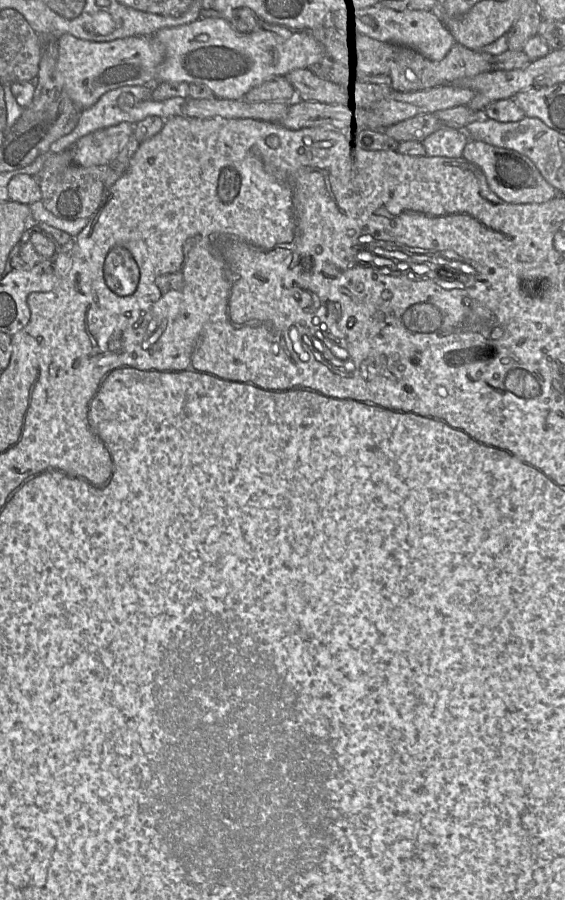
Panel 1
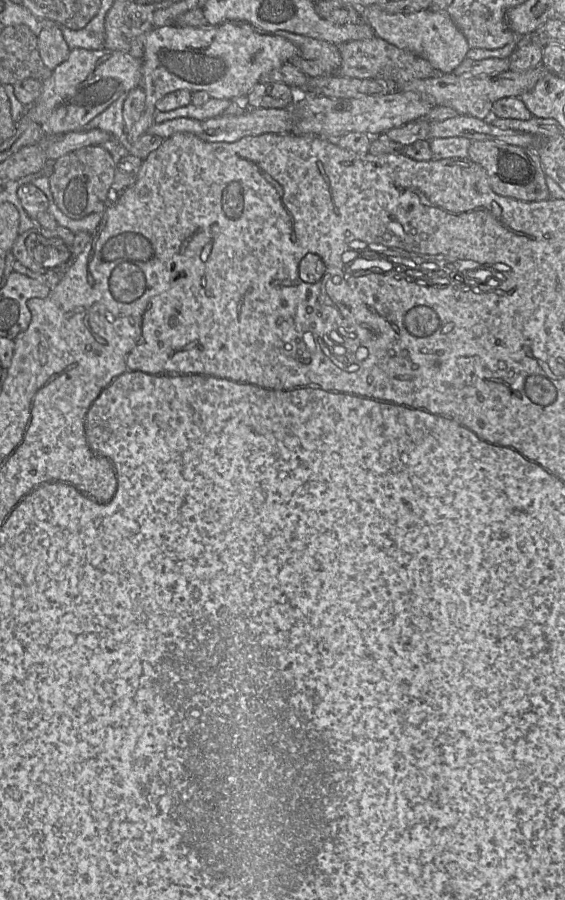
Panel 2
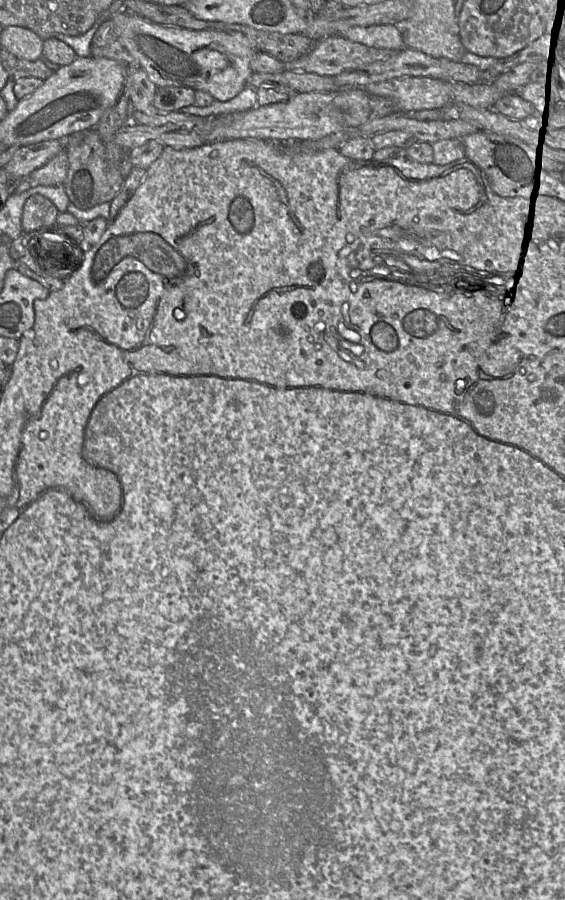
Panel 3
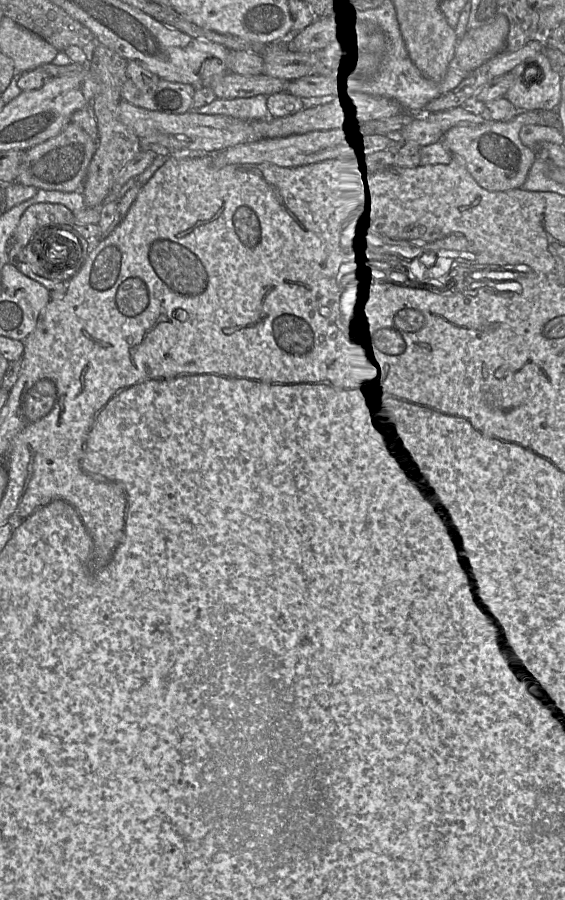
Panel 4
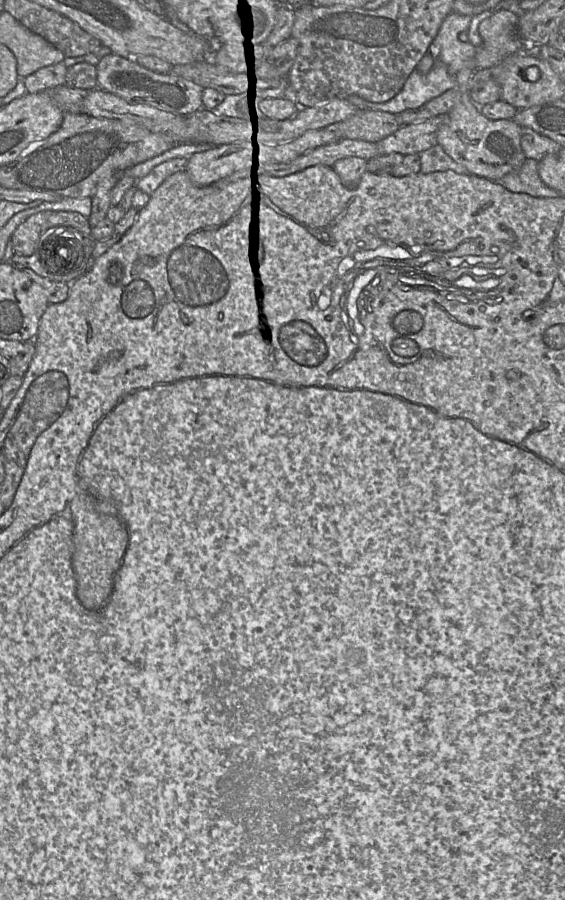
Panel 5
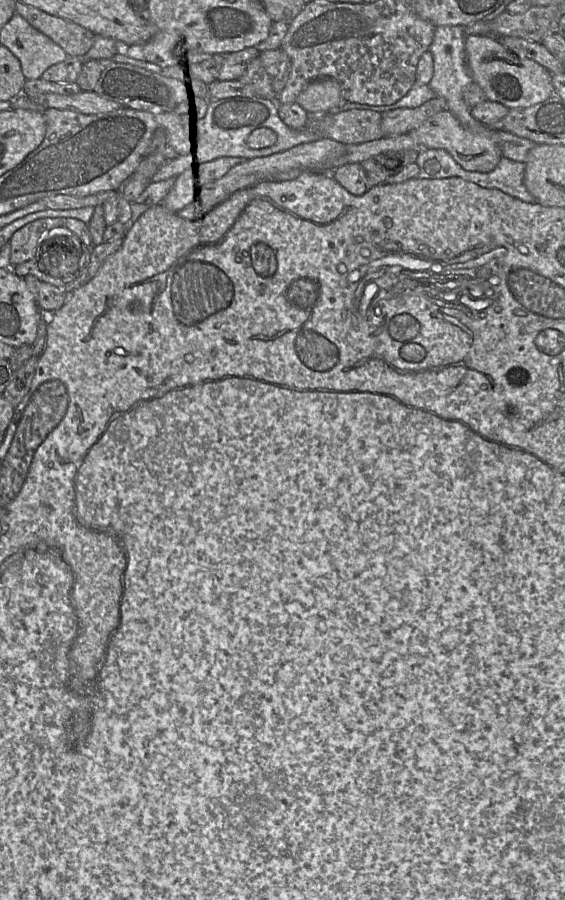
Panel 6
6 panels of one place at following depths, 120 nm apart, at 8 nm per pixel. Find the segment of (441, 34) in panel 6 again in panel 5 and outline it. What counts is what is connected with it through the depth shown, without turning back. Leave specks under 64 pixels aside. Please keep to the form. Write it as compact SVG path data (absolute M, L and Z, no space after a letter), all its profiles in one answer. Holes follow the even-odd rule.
M453 11L449 13L429 46L428 53L454 76L464 68L473 67L476 48L458 37L460 32L468 30L471 17Z

